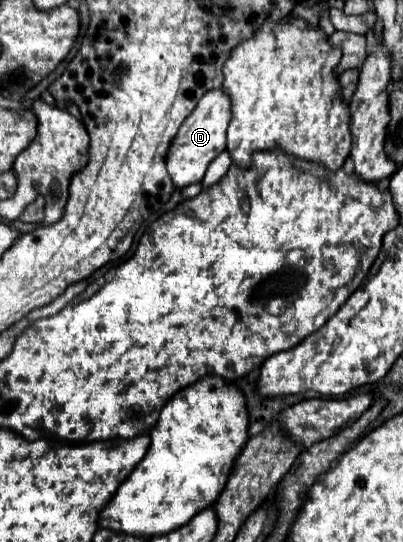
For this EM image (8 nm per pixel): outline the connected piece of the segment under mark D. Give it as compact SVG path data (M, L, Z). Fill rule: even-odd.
M224 88L210 90L200 98L194 112L180 126L180 130L170 146L170 152L168 152L166 164L168 164L168 174L174 182L174 186L178 186L178 188L190 186L204 178L204 172L210 166L210 162L220 152L224 152L224 128L228 128L228 116L232 116L232 112L230 112L228 96L224 96Z

